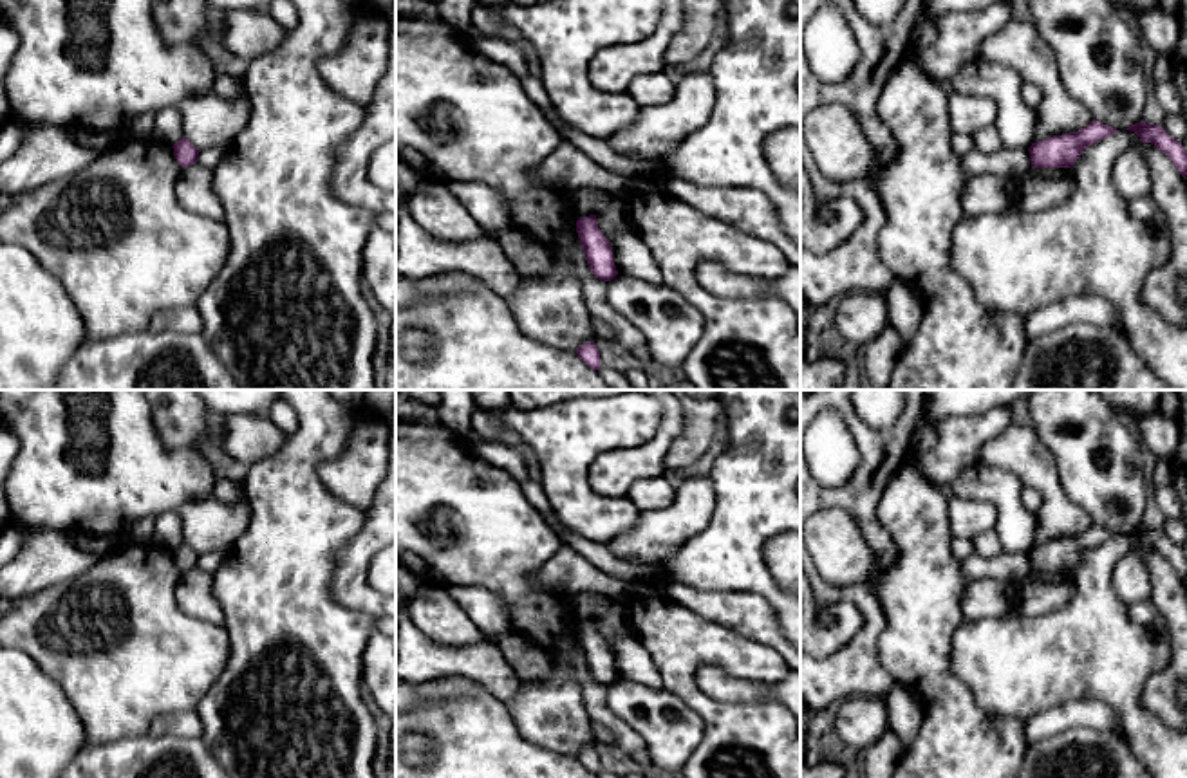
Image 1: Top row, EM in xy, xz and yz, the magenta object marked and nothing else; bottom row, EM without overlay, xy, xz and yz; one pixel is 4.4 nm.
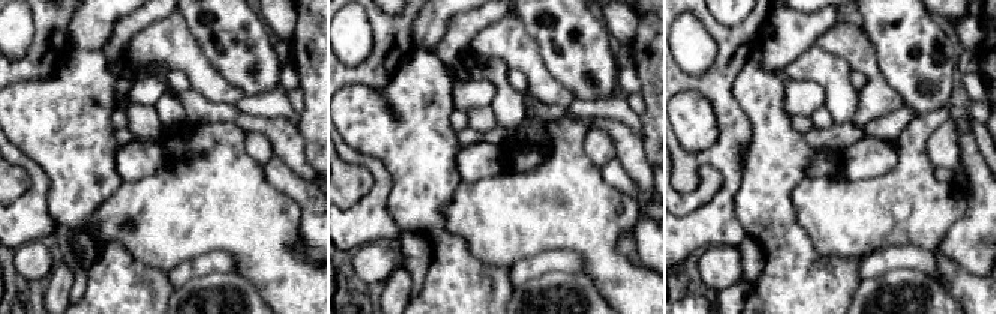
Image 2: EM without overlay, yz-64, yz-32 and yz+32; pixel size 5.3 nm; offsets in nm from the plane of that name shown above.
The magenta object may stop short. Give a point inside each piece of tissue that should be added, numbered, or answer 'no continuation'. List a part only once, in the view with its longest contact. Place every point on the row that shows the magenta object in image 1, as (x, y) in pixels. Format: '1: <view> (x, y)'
no continuation

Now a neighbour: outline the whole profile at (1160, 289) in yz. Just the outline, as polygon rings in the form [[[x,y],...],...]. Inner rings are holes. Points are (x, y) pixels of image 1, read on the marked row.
[[[1138,143],[1136,144],[1151,171],[1151,195],[1156,200],[1158,208],[1167,217],[1169,227],[1169,242],[1171,242],[1171,255],[1165,265],[1153,269],[1142,287],[1142,301],[1154,309],[1165,321],[1174,325],[1187,325],[1187,312],[1185,305],[1178,298],[1178,280],[1187,276],[1187,186],[1183,182],[1182,173],[1173,164],[1173,161],[1154,144],[1151,143]]]

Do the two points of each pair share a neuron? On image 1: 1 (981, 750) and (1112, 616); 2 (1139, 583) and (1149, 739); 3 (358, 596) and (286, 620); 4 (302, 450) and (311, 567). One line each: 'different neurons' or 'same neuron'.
1: different neurons
2: different neurons
3: different neurons
4: same neuron

